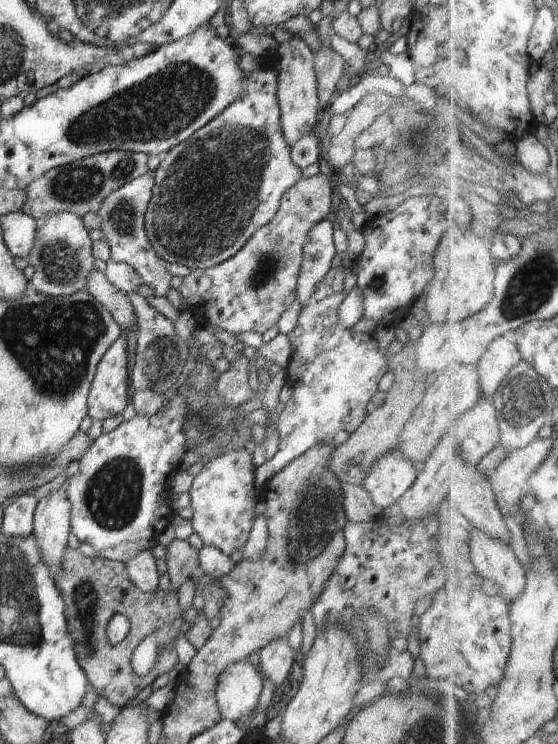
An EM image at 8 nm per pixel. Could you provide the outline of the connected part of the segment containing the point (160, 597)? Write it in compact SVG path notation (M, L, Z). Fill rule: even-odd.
M174 539L166 546L167 571L172 582L172 590L156 589L145 593L126 576L124 563L103 557L87 557L80 550L67 547L64 550L62 568L53 572L54 584L64 601L64 614L68 624L68 634L74 644L74 652L82 672L98 697L106 698L114 706L127 706L141 690L150 686L164 672L170 672L177 664L176 639L162 650L156 666L146 676L138 676L132 670L132 655L144 638L158 632L162 626L174 622L180 615L177 590L180 584L203 574L198 564L199 551L188 541ZM122 614L130 622L126 639L112 646L106 637L106 627L110 618Z

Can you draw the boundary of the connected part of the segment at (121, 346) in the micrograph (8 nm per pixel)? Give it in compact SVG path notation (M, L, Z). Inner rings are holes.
M120 336L100 358L87 396L87 414L93 421L121 415L128 406L126 363L126 341Z

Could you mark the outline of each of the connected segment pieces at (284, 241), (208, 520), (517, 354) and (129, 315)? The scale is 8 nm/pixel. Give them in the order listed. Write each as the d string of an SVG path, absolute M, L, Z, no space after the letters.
M319 173L300 179L280 199L276 216L266 226L256 230L238 254L210 268L192 269L189 276L183 278L184 283L179 288L179 293L186 300L188 308L196 308L196 310L205 308L202 312L204 312L204 318L208 320L207 324L218 330L226 330L230 335L250 331L262 335L268 328L276 326L282 312L286 312L290 304L296 300L299 289L297 280L301 270L302 256L304 256L302 248L308 240L308 232L312 226L326 219L326 216L330 214L331 196L336 177Z
M242 448L204 462L202 470L193 477L189 490L193 510L190 521L203 546L216 547L228 556L244 549L257 518L255 510L259 494L256 492L255 468L252 455Z
M504 336L492 344L492 348L486 352L479 362L480 382L486 396L494 396L500 390L500 386L512 368L516 368L523 360L523 353L515 339Z
M94 269L88 274L86 290L106 307L110 316L114 318L122 330L137 323L132 303L128 300L127 294L120 292L116 286L112 286L101 271Z

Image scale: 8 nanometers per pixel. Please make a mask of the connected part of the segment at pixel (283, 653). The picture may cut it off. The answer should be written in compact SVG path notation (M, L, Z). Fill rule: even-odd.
M288 637L278 638L259 650L258 669L275 687L286 685L289 680L290 668L298 659L296 652L290 646Z

